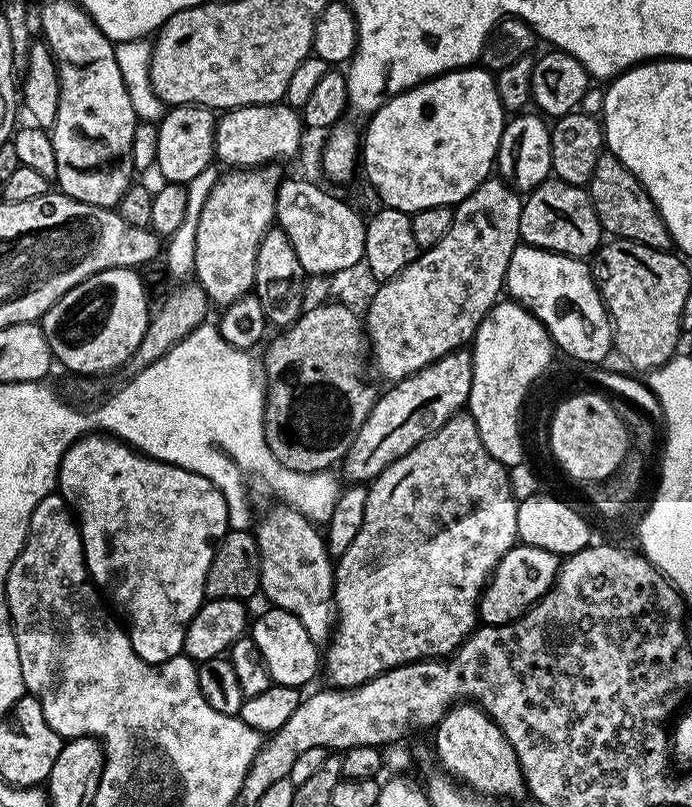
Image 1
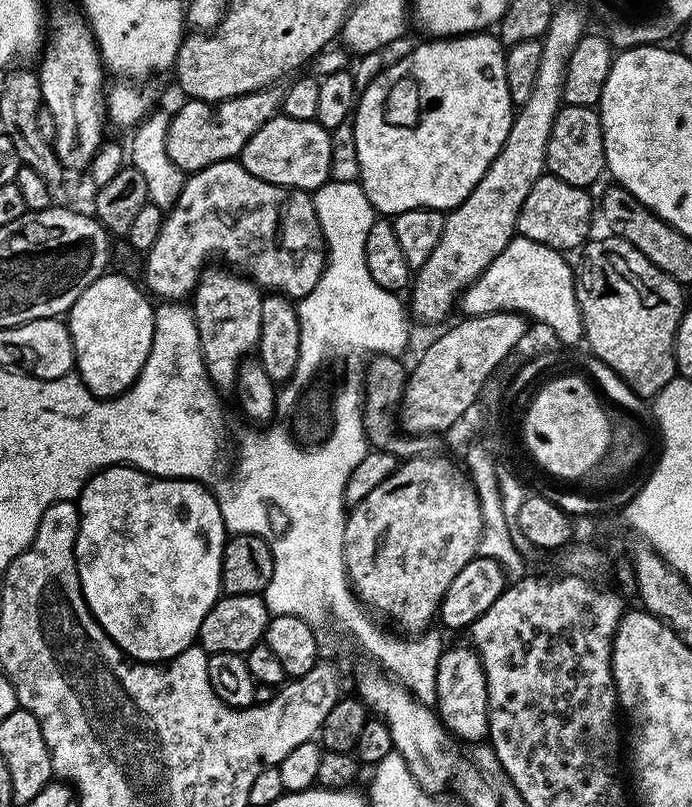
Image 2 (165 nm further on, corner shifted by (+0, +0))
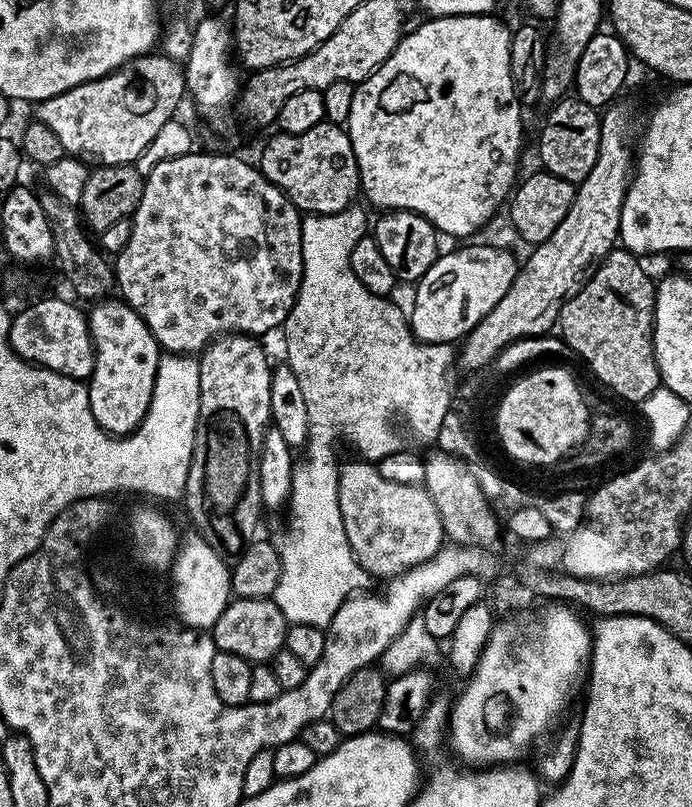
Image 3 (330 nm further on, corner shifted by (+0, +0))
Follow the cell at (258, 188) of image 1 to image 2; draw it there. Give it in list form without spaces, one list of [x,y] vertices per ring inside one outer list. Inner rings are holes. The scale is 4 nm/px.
[[[205,267],[190,296],[196,315],[198,342],[212,383],[221,389],[235,389],[236,375],[246,354],[256,352],[262,330],[262,292],[247,276],[227,267]],[[228,271],[228,272],[227,272]],[[224,387],[224,388],[223,388]]]

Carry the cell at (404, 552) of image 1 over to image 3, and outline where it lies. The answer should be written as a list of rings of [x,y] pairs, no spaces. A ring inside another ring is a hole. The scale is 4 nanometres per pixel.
[[[355,459],[340,464],[338,502],[356,561],[373,577],[383,578],[400,576],[415,564],[425,564],[446,540],[430,494],[419,484],[384,480],[375,463]]]

